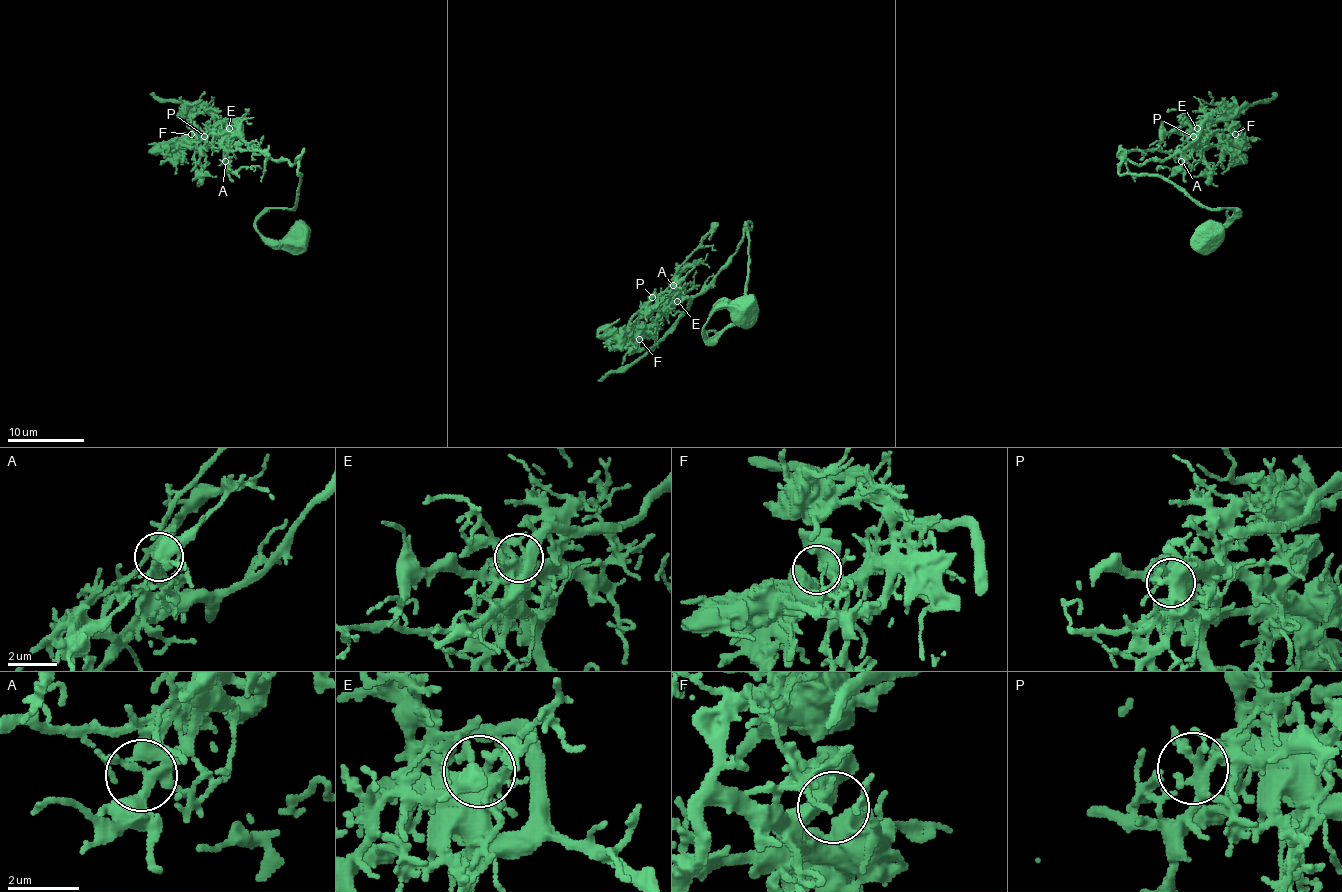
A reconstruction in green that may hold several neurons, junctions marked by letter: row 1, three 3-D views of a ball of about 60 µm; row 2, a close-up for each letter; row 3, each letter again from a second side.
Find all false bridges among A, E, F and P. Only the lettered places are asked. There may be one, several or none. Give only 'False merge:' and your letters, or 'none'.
False merge: none

